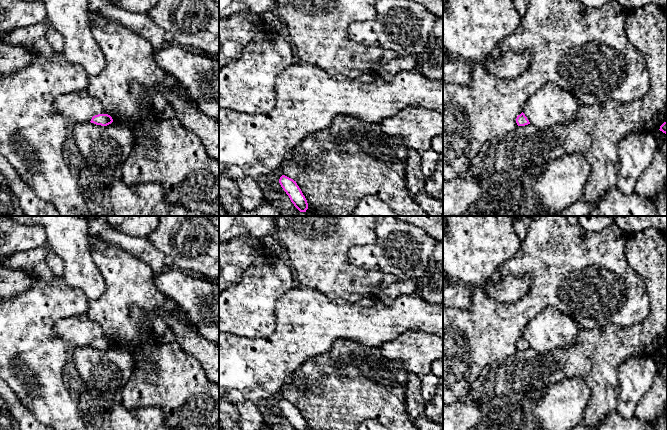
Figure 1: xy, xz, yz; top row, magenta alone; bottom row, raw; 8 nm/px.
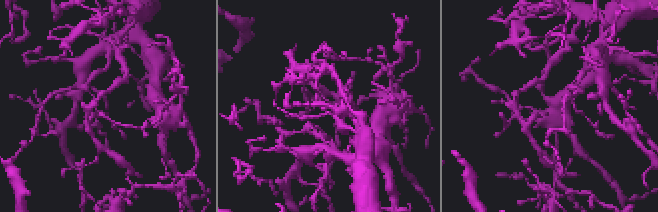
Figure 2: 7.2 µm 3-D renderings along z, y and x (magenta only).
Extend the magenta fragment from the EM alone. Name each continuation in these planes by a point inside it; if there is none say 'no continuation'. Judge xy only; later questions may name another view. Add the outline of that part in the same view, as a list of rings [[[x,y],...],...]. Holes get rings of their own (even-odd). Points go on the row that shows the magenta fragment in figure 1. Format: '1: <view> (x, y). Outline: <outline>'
no continuation

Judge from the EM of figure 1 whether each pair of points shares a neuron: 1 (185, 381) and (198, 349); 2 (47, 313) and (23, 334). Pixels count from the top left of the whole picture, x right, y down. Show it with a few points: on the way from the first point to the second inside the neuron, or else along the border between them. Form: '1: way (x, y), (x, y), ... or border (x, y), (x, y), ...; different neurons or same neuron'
1: border (176, 342), (199, 362), (207, 377); different neurons
2: way (41, 316), (29, 328); same neuron

